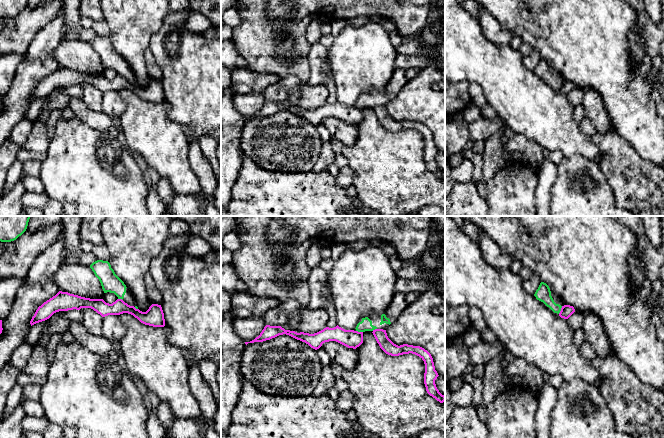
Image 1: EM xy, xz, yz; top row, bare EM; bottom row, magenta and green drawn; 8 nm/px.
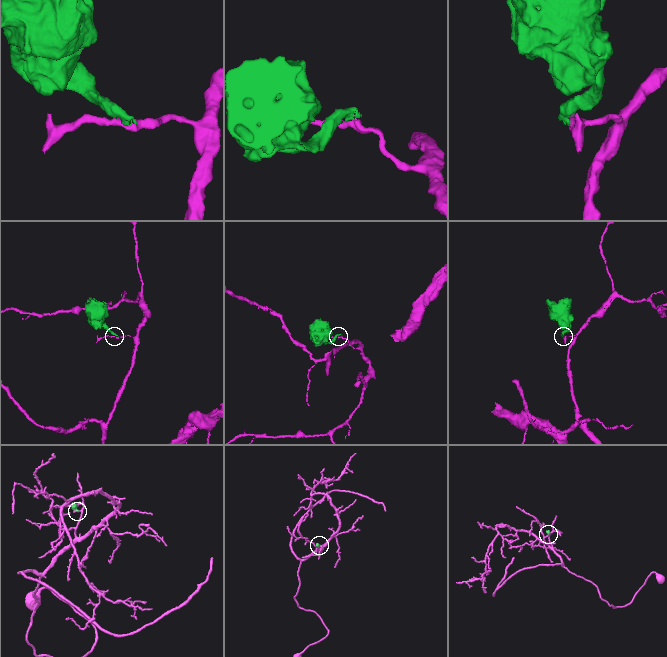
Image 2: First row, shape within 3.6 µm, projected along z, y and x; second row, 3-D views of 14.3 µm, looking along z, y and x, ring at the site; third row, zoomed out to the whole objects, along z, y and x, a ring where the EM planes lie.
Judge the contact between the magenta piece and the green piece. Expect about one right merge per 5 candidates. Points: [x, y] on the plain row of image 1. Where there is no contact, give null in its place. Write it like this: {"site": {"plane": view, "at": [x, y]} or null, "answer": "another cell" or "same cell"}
{"site": {"plane": "yz", "at": [561, 86]}, "answer": "another cell"}

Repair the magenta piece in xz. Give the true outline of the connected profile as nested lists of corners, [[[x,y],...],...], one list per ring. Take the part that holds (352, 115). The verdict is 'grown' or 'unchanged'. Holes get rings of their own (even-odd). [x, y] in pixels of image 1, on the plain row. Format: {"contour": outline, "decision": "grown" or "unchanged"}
{"contour": [[[266,101],[258,113],[250,118],[245,118],[245,120],[247,121],[248,119],[263,118],[283,110],[305,118],[315,126],[319,125],[323,119],[329,117],[336,117],[348,124],[353,125],[356,125],[363,119],[363,108],[345,106],[338,101],[334,104],[326,103],[314,110],[304,108],[297,109],[295,107],[285,106],[281,102]]], "decision": "unchanged"}

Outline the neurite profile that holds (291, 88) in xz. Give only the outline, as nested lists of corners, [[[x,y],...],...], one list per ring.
[[[290,75],[266,88],[262,95],[266,101],[288,100],[304,109],[314,110],[327,103],[328,91],[325,83],[310,86],[308,83],[303,83],[298,77]]]

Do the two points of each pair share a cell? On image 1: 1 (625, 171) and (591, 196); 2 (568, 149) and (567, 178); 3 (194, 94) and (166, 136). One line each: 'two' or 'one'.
1: two
2: two
3: two

